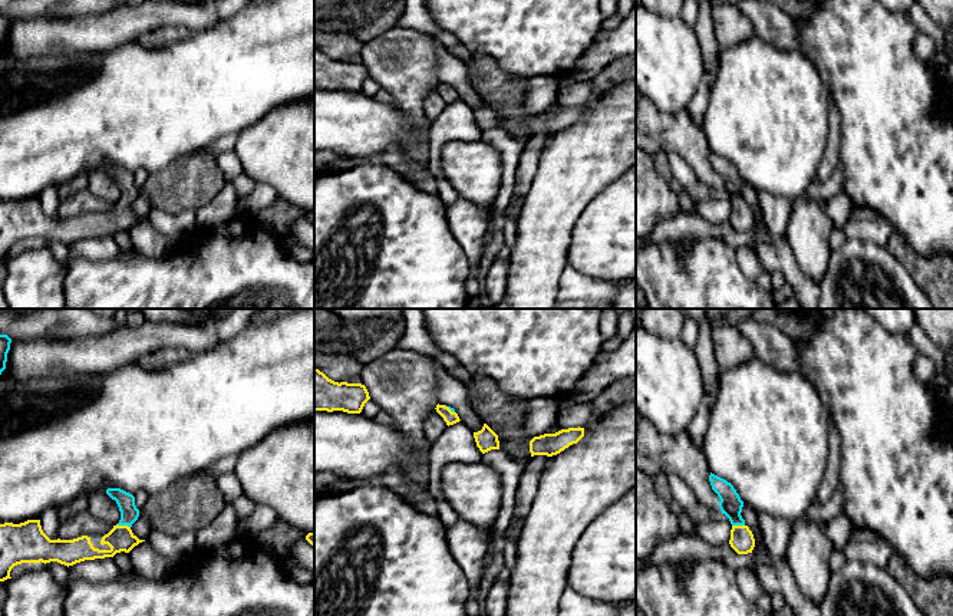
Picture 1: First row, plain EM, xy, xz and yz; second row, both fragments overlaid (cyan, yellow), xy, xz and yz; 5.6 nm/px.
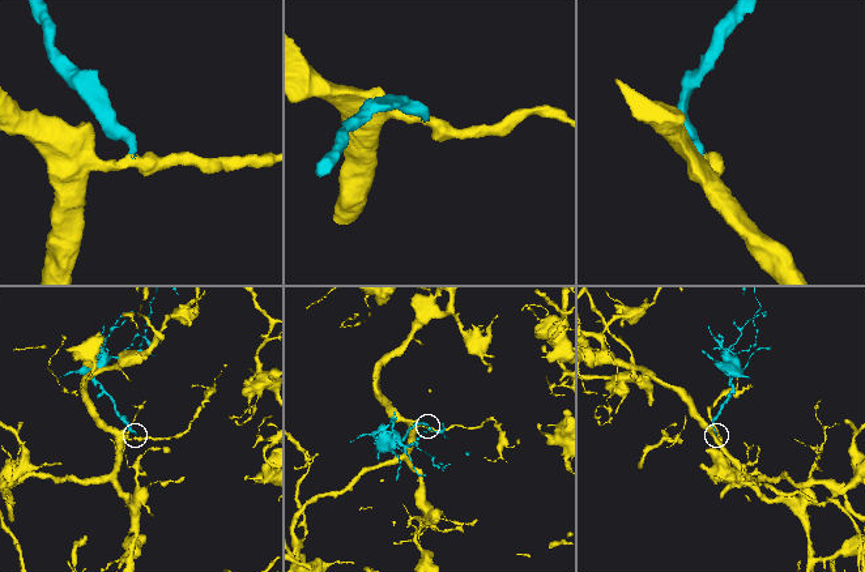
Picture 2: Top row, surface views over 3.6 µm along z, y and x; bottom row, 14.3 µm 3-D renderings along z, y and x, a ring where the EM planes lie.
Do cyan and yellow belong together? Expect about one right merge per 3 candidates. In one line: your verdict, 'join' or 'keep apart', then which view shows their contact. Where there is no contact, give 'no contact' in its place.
join; contact in xy

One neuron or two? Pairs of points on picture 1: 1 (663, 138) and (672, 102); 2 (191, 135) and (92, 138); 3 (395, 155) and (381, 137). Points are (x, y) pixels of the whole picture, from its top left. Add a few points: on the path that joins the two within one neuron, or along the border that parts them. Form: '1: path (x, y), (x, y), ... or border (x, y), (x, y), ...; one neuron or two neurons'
1: border (650, 99), (662, 111), (678, 112), (685, 108); two neurons
2: path (167, 135), (116, 135); one neuron
3: border (404, 151), (388, 148), (382, 152), (356, 157); two neurons

